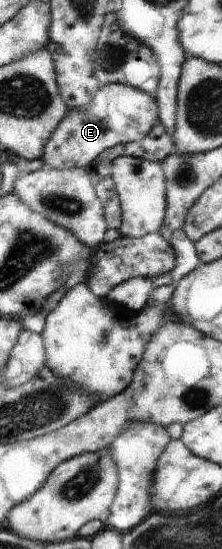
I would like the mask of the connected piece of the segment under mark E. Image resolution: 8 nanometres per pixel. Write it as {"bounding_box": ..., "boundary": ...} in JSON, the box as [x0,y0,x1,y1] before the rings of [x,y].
{"bounding_box":[42,83,159,170],"boundary":[[[117,83],[103,85],[86,106],[66,111],[66,117],[46,143],[42,156],[46,166],[61,170],[85,168],[113,146],[140,142],[159,122],[155,95]]]}

